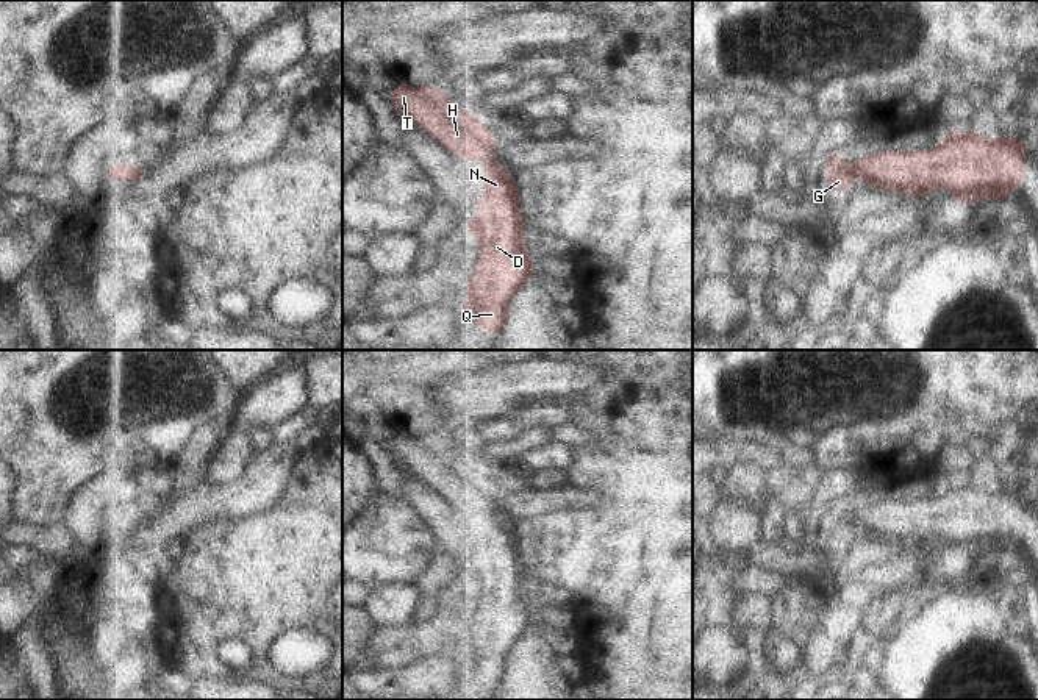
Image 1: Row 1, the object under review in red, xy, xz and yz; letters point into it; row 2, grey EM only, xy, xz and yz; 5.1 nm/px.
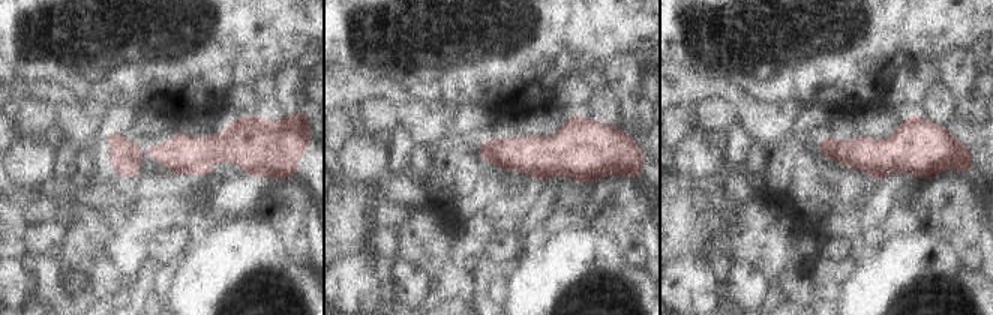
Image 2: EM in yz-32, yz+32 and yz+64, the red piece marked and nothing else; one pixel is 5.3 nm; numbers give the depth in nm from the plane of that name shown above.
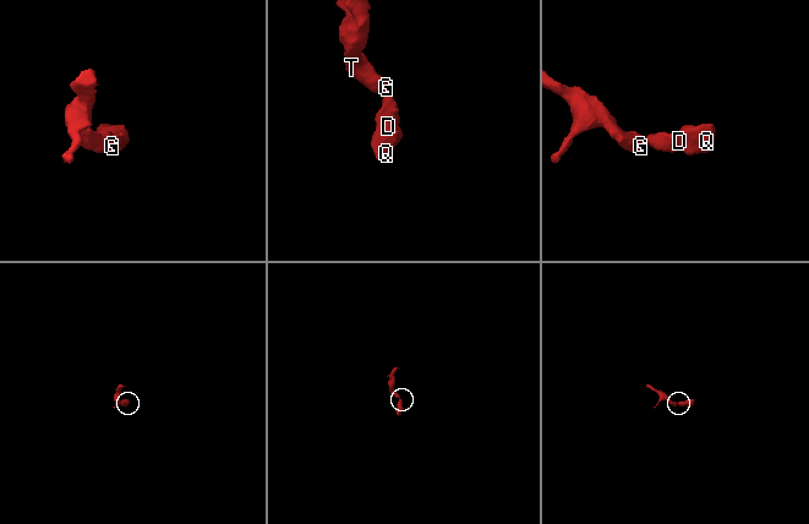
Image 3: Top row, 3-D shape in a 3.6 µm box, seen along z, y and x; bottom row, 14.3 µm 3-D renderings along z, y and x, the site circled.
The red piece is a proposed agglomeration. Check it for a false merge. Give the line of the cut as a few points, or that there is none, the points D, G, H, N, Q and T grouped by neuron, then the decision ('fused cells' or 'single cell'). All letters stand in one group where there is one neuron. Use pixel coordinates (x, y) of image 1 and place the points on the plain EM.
no cut; D G H N Q T; single cell

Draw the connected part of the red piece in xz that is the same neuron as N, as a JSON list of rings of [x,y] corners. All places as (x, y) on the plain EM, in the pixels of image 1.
[[[396,433],[389,448],[453,508],[486,512],[475,564],[464,577],[478,594],[480,606],[466,630],[461,662],[478,680],[499,684],[511,650],[536,617],[522,592],[525,570],[517,536],[494,509],[496,484],[431,433],[421,438]]]

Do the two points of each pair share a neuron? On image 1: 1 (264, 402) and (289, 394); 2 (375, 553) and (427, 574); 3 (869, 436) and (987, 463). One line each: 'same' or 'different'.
1: same
2: same
3: different

